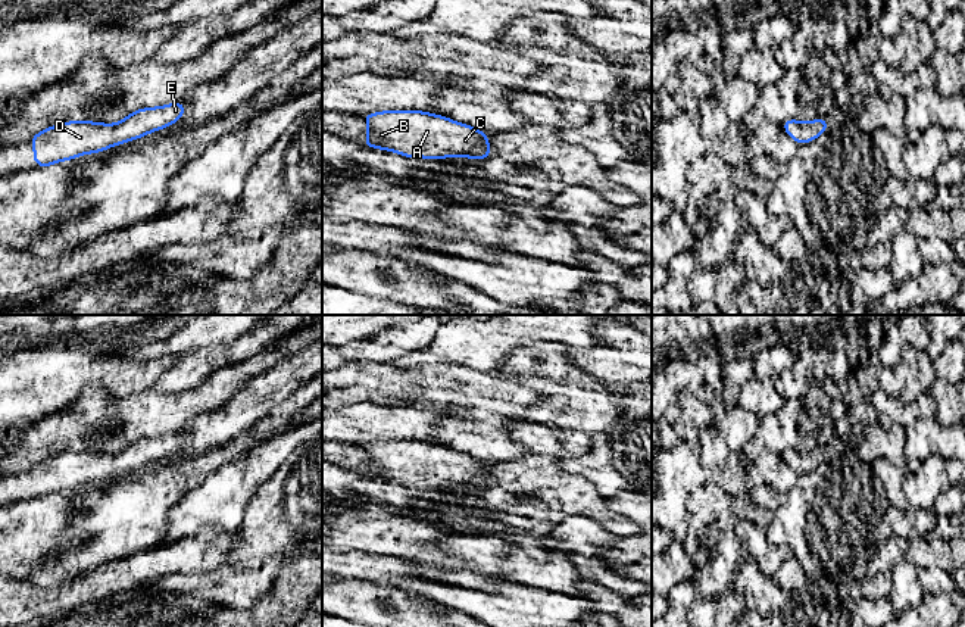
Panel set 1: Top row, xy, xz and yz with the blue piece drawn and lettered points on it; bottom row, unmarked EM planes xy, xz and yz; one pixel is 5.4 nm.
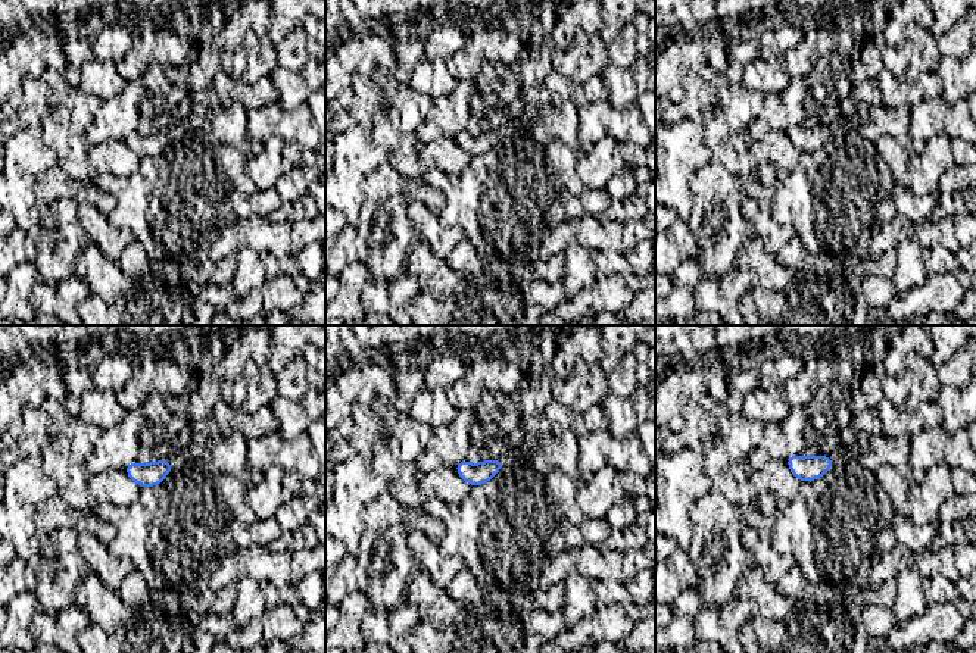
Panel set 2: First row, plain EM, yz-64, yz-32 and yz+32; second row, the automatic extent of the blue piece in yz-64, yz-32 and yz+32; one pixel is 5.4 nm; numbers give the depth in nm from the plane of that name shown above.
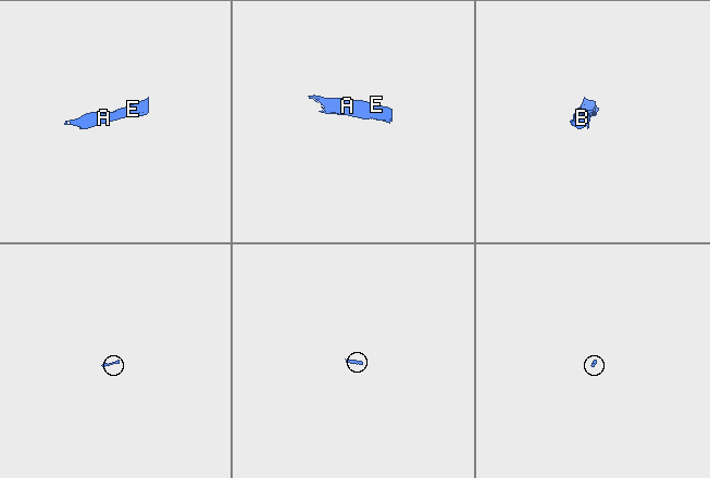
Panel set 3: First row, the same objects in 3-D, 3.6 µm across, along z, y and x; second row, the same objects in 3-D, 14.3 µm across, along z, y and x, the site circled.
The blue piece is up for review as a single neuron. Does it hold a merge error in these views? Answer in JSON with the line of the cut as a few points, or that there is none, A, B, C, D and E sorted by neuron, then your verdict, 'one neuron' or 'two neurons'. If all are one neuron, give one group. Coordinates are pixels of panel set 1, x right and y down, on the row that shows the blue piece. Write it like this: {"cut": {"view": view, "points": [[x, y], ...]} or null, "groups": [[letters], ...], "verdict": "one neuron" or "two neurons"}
{"cut": null, "groups": [["A", "B", "C", "D", "E"]], "verdict": "one neuron"}

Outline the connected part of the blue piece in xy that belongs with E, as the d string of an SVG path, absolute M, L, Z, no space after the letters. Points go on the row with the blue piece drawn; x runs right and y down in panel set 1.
M179 102L137 109L118 124L69 121L53 125L28 140L34 144L32 159L44 168L87 153L99 153L178 122L185 109Z

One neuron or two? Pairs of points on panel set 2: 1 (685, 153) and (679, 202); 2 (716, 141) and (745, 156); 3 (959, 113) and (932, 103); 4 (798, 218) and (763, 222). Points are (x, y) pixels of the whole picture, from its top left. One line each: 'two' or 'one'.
1: one
2: one
3: one
4: two

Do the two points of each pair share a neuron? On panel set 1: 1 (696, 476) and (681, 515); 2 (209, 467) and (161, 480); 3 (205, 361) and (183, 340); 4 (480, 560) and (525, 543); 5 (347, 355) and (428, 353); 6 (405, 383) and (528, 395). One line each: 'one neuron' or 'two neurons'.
1: one neuron
2: one neuron
3: two neurons
4: one neuron
5: two neurons
6: one neuron

